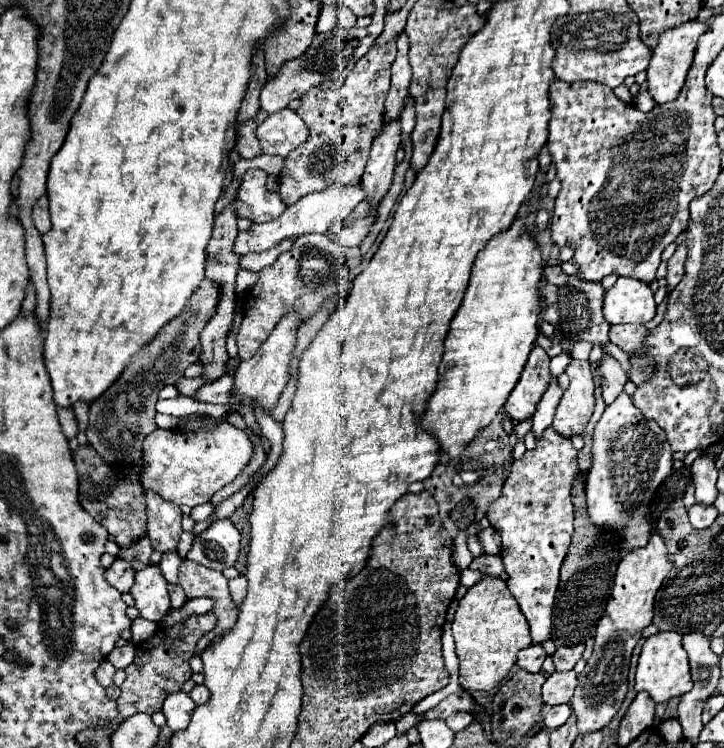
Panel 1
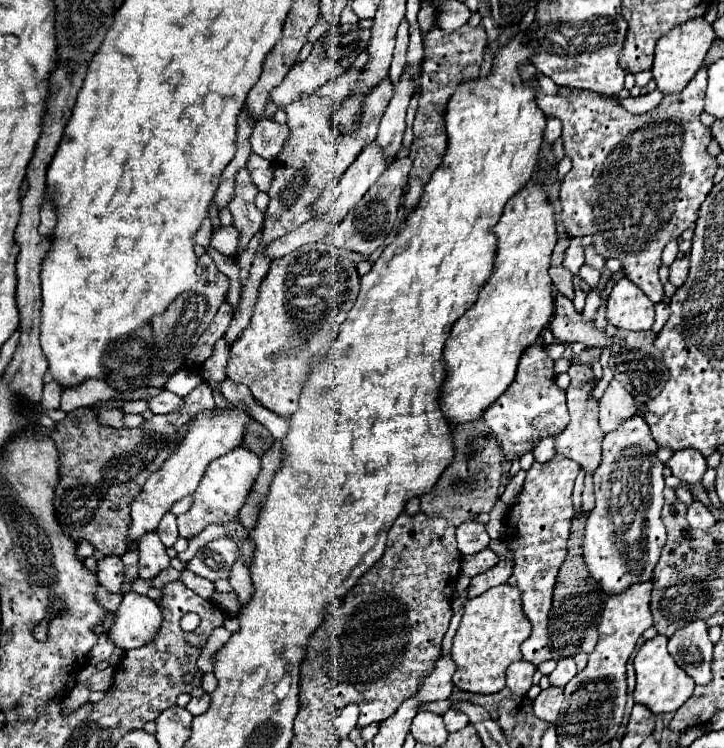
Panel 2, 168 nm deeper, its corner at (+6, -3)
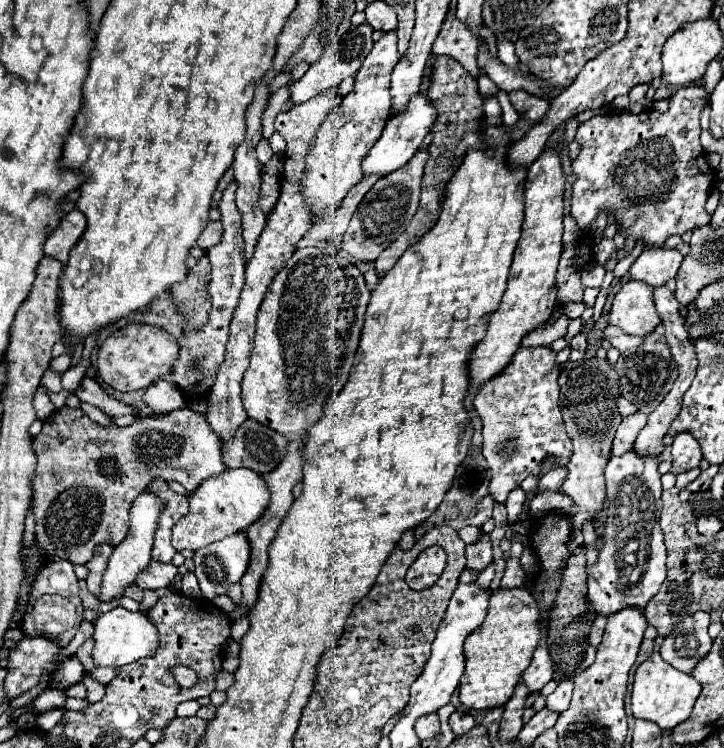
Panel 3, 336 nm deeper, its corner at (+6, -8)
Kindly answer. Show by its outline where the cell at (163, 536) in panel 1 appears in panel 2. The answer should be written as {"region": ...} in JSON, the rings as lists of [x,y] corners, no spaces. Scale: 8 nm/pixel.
{"region":[[[149,531],[149,535],[141,537],[137,543],[139,549],[139,577],[151,579],[169,567],[167,547],[161,543],[157,531]]]}

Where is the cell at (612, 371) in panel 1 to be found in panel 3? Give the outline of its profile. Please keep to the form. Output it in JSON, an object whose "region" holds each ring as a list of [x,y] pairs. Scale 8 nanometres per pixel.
{"region":[[[641,412],[623,418],[623,422],[617,428],[615,440],[613,440],[613,454],[625,454],[633,448],[637,432],[641,432],[641,428],[645,426],[645,420],[647,420],[647,416]]]}

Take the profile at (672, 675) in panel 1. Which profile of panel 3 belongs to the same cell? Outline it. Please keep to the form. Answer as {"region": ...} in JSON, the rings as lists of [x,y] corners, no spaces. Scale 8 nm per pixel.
{"region":[[[653,652],[643,664],[639,664],[635,672],[631,710],[637,720],[649,720],[663,730],[671,730],[689,718],[699,692],[701,692],[701,684],[691,674],[675,670],[659,656],[659,652]]]}

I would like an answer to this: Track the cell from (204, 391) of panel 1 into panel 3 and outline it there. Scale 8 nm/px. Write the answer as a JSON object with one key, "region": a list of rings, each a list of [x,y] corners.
{"region":[[[85,376],[85,378],[81,380],[79,388],[75,390],[75,396],[77,396],[79,400],[83,400],[83,402],[89,402],[89,404],[97,406],[97,408],[103,410],[103,412],[113,414],[113,416],[131,414],[131,408],[129,408],[129,406],[125,406],[125,404],[119,402],[119,400],[113,400],[113,398],[95,382],[95,378],[89,378],[89,376]]]}

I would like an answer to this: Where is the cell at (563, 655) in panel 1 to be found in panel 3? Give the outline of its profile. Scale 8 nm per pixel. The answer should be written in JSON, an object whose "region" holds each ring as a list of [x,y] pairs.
{"region":[[[565,678],[559,682],[557,690],[547,696],[547,708],[561,714],[563,710],[569,708],[571,702],[571,692],[573,692],[573,678]]]}

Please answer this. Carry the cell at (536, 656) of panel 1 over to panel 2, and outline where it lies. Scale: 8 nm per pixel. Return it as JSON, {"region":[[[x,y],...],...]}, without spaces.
{"region":[[[523,659],[511,663],[507,669],[507,687],[511,689],[511,693],[527,695],[527,691],[533,685],[531,679],[533,679],[535,671],[537,671],[537,667],[533,667],[533,663],[525,663]]]}

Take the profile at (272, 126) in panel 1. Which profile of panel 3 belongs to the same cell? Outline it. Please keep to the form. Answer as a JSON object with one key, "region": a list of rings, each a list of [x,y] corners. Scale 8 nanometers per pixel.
{"region":[[[261,140],[261,142],[257,144],[257,160],[259,160],[259,164],[269,162],[271,158],[273,158],[273,150],[271,150],[269,142],[267,142],[267,140]]]}

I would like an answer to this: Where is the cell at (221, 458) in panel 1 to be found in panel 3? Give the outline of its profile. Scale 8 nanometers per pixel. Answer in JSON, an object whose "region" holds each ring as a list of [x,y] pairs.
{"region":[[[247,468],[225,470],[223,474],[205,480],[189,498],[189,512],[183,516],[173,528],[173,548],[181,550],[197,550],[211,542],[217,542],[235,532],[247,530],[249,524],[261,518],[265,512],[265,504],[269,504],[269,490],[257,472]]]}

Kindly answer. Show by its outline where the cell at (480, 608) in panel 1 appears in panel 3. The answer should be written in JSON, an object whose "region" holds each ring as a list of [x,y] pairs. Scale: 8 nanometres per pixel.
{"region":[[[513,588],[493,592],[485,622],[465,640],[467,668],[459,684],[461,702],[467,708],[475,710],[491,710],[505,706],[507,700],[513,696],[523,670],[531,664],[539,638],[539,606],[529,590]]]}

